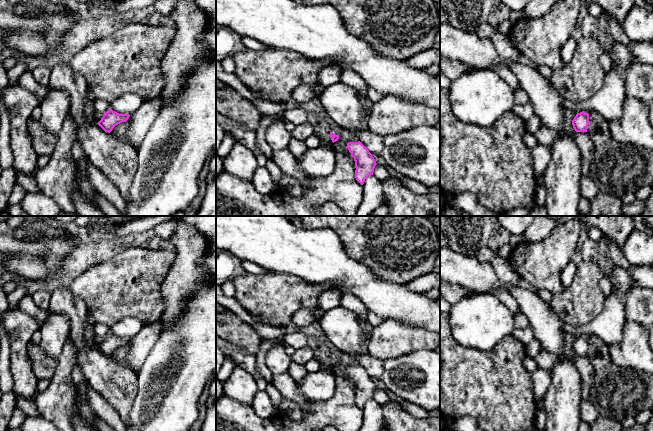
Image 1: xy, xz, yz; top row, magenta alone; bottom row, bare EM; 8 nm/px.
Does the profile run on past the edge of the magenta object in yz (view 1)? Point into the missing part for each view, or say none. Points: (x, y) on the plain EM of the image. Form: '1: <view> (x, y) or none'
1: none

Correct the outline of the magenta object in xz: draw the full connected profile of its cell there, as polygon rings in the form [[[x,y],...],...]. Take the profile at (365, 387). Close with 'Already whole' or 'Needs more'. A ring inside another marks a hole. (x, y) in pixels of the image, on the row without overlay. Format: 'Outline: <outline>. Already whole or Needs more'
Outline: [[[348,366],[346,372],[351,377],[355,385],[355,402],[363,409],[368,400],[373,399],[377,389],[369,374],[360,366]]]. Already whole

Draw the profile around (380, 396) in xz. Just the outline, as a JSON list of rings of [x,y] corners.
[[[380,389],[375,390],[373,399],[381,405],[387,404],[392,400],[385,391]]]

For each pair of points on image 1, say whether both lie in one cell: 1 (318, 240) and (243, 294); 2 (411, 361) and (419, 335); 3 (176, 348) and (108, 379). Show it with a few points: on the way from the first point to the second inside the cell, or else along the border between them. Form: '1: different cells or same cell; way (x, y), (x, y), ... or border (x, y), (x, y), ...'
1: different cells; border (270, 270), (290, 273), (296, 276)
2: different cells; border (429, 349), (418, 349), (391, 358)
3: different cells; border (137, 373), (137, 393), (135, 396)

